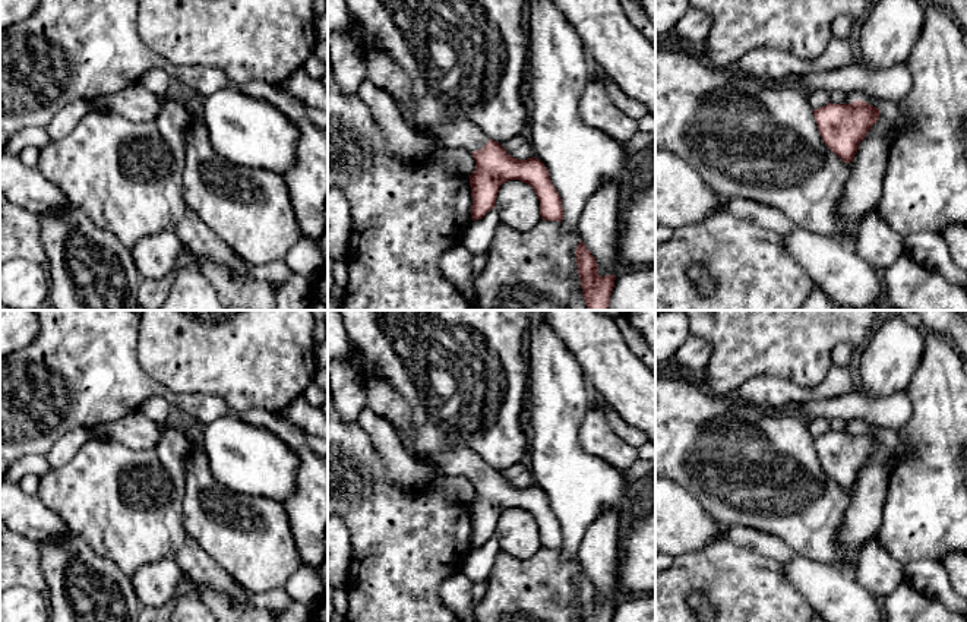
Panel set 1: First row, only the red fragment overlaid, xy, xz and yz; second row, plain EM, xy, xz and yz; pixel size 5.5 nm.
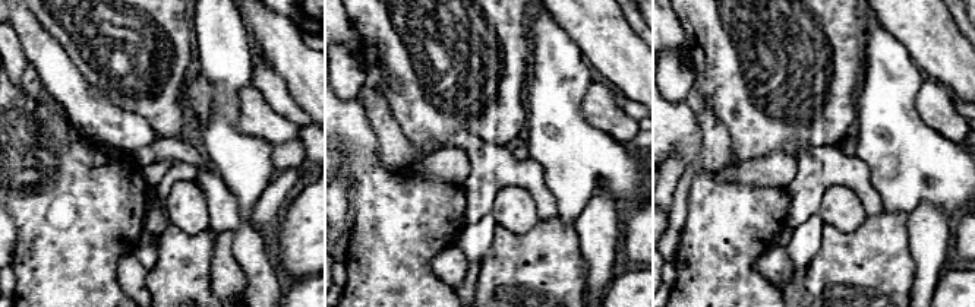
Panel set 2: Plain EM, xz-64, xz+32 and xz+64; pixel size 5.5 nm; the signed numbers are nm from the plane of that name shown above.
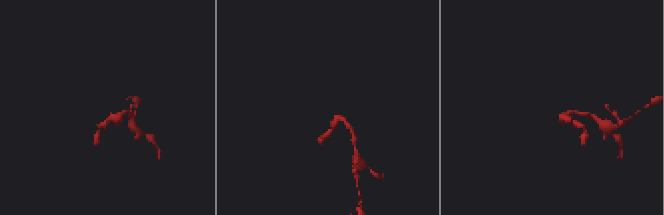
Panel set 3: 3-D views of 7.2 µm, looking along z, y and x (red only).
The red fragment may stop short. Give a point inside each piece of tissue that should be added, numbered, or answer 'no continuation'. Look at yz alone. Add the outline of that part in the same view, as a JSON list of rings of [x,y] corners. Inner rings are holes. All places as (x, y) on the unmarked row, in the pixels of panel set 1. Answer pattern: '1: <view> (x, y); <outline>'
no continuation

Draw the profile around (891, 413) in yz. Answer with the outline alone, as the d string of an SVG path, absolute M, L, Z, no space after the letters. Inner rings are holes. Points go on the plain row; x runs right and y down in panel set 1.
M862 391L838 398L813 400L800 405L808 420L840 419L856 427L873 427L898 432L911 417L908 392L898 392L888 398L870 400Z

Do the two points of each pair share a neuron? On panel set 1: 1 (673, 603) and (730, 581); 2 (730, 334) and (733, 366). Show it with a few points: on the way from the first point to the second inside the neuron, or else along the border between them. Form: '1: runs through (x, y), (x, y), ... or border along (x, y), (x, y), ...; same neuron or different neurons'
1: runs through (685, 589), (692, 581), (716, 581); same neuron
2: runs through (733, 341), (733, 359); same neuron

